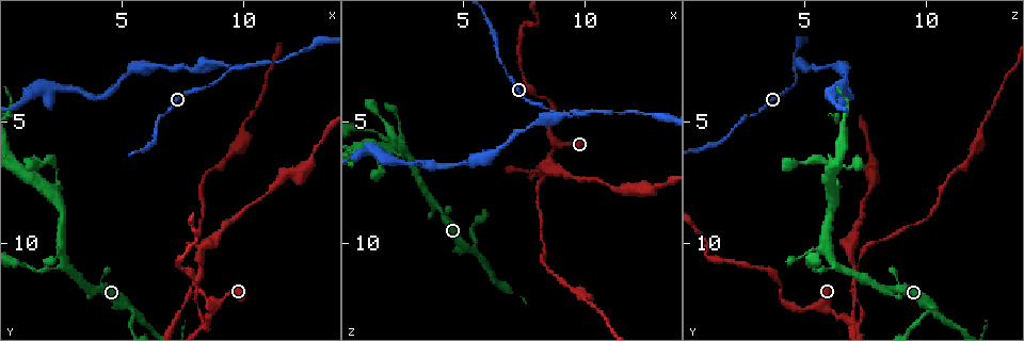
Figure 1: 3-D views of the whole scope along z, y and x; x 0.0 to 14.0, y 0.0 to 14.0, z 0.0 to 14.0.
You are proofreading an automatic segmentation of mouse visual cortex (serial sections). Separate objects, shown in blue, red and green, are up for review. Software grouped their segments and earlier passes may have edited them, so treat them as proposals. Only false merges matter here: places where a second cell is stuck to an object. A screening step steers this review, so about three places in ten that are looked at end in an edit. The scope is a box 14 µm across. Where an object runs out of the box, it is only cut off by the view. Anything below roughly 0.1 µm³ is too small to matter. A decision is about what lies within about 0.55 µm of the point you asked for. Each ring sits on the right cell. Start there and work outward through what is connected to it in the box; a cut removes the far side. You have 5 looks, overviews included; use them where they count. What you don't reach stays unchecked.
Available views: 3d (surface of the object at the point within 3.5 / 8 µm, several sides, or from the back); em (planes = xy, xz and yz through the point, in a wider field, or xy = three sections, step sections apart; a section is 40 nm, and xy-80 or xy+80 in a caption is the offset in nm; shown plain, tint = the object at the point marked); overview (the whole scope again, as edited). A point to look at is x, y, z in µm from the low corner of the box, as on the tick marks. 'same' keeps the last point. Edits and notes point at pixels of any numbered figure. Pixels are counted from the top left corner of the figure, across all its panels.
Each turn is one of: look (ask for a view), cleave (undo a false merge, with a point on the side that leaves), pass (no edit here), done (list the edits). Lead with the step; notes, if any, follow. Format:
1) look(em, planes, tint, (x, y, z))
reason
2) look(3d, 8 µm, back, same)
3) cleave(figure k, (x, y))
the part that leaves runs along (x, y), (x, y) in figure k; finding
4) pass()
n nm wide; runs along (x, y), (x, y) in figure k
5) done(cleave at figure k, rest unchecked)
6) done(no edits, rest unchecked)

look(3d, 3.5 µm, (5.4, 12.6, 10.2))
three arms meet

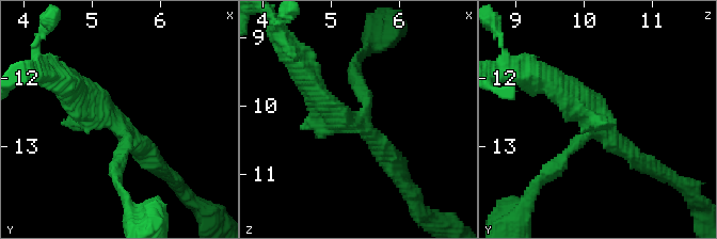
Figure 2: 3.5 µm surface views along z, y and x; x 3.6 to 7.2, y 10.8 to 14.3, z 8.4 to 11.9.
look(em, xy, step 5, tint, (5.40, 12.65, 10.25))
3 arms; arms of 200, 250, 300 nm

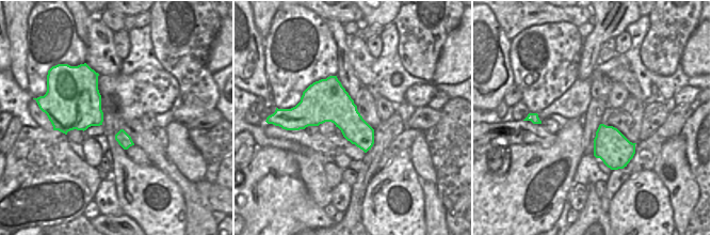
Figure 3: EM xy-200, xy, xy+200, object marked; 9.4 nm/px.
pass()
runs along (312, 88), (394, 166) in figure 2; all the same cell

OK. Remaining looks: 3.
look(3d, 3.5 µm, (8.3, 13.3, 7.1))
abrupt turn

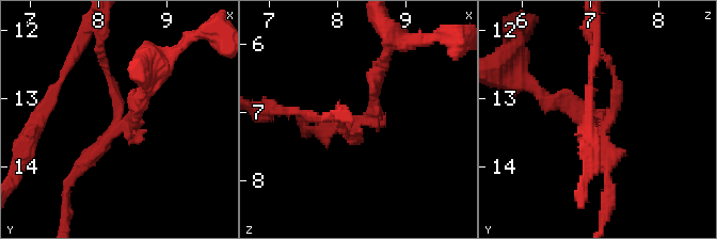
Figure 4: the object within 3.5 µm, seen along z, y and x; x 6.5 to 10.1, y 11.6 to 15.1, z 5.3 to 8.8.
look(em, xy, step 5, tint, (8.35, 13.40, 7.15))
3 arms; arms of 150, 150, 200 nm; need the tissue

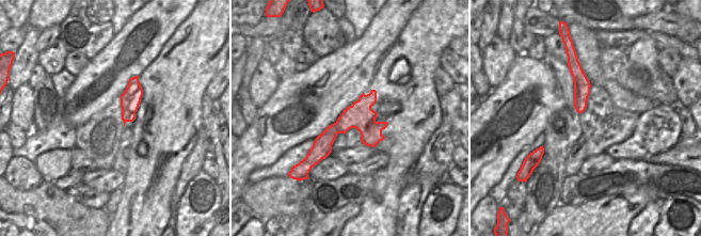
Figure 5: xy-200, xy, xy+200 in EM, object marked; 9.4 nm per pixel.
look(em, xy, step 2, tint, same)

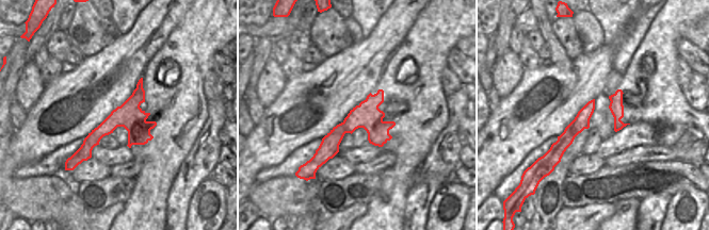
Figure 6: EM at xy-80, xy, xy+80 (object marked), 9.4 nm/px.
cleave(figure 4, (617, 85))
260 nm wide; the part that leaves runs along (605, 124), (619, 88), (589, 32) in figure 4; two cells meet here

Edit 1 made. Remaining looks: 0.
done(cleave at figure 4, rest unchecked)

